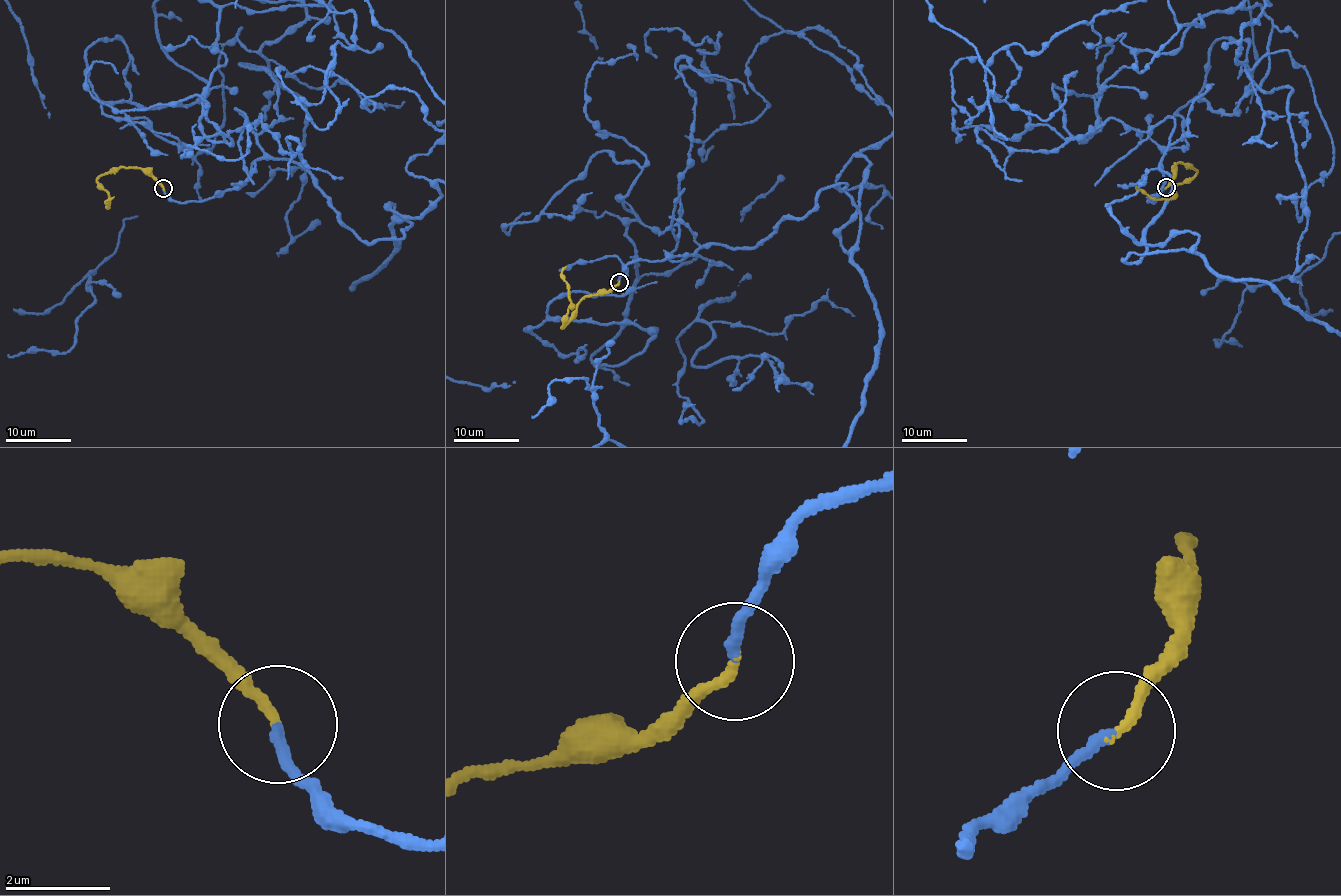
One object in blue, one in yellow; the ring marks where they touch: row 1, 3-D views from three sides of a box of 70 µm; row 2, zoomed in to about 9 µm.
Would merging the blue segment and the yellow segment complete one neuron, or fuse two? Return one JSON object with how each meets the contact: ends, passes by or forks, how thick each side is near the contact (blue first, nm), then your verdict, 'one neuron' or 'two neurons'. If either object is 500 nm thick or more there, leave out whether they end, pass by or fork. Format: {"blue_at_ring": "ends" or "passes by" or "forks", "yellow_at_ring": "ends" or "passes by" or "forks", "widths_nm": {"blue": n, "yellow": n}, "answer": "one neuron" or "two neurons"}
{"blue_at_ring": "ends", "yellow_at_ring": "ends", "widths_nm": {"blue": 220, "yellow": 180}, "answer": "one neuron"}

